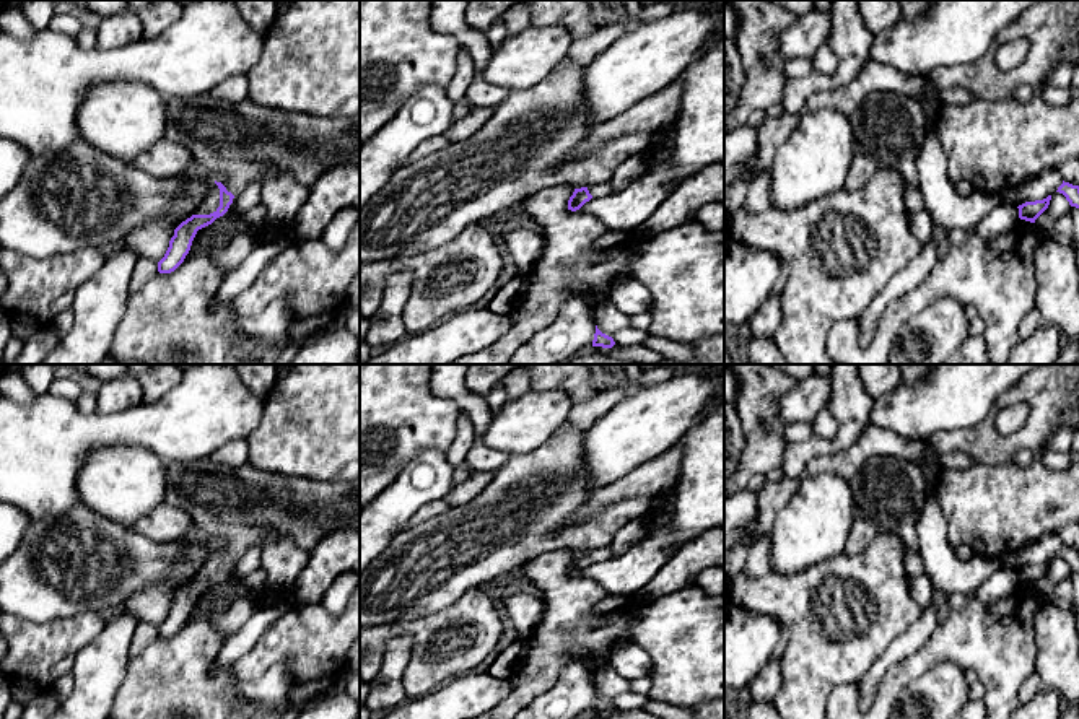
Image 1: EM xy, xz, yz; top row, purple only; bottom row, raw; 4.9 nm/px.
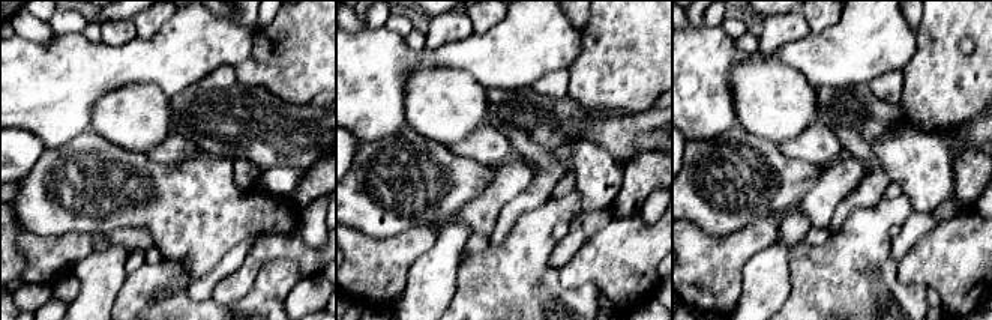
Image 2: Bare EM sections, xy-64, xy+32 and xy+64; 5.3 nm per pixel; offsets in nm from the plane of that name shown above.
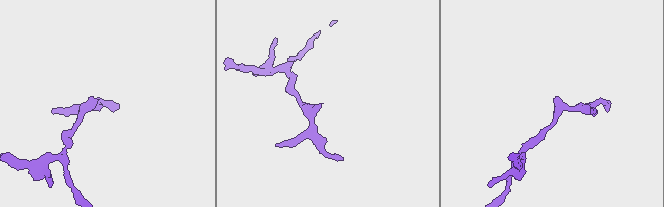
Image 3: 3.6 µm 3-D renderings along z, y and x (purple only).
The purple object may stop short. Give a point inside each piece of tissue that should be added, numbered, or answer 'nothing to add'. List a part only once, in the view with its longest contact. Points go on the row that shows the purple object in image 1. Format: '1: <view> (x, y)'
1: xy (230, 142)

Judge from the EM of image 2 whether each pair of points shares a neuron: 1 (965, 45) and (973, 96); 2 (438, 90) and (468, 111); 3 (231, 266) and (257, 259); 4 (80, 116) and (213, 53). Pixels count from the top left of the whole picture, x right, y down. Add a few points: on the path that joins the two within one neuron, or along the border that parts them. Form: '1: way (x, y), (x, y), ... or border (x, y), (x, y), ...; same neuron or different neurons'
1: border (964, 36), (959, 48), (968, 54); different neurons
2: way (446, 98), (453, 105), (461, 107); same neuron
3: border (252, 245), (245, 260), (215, 287); different neurons
4: way (102, 80), (119, 65), (171, 60), (177, 56); same neuron

